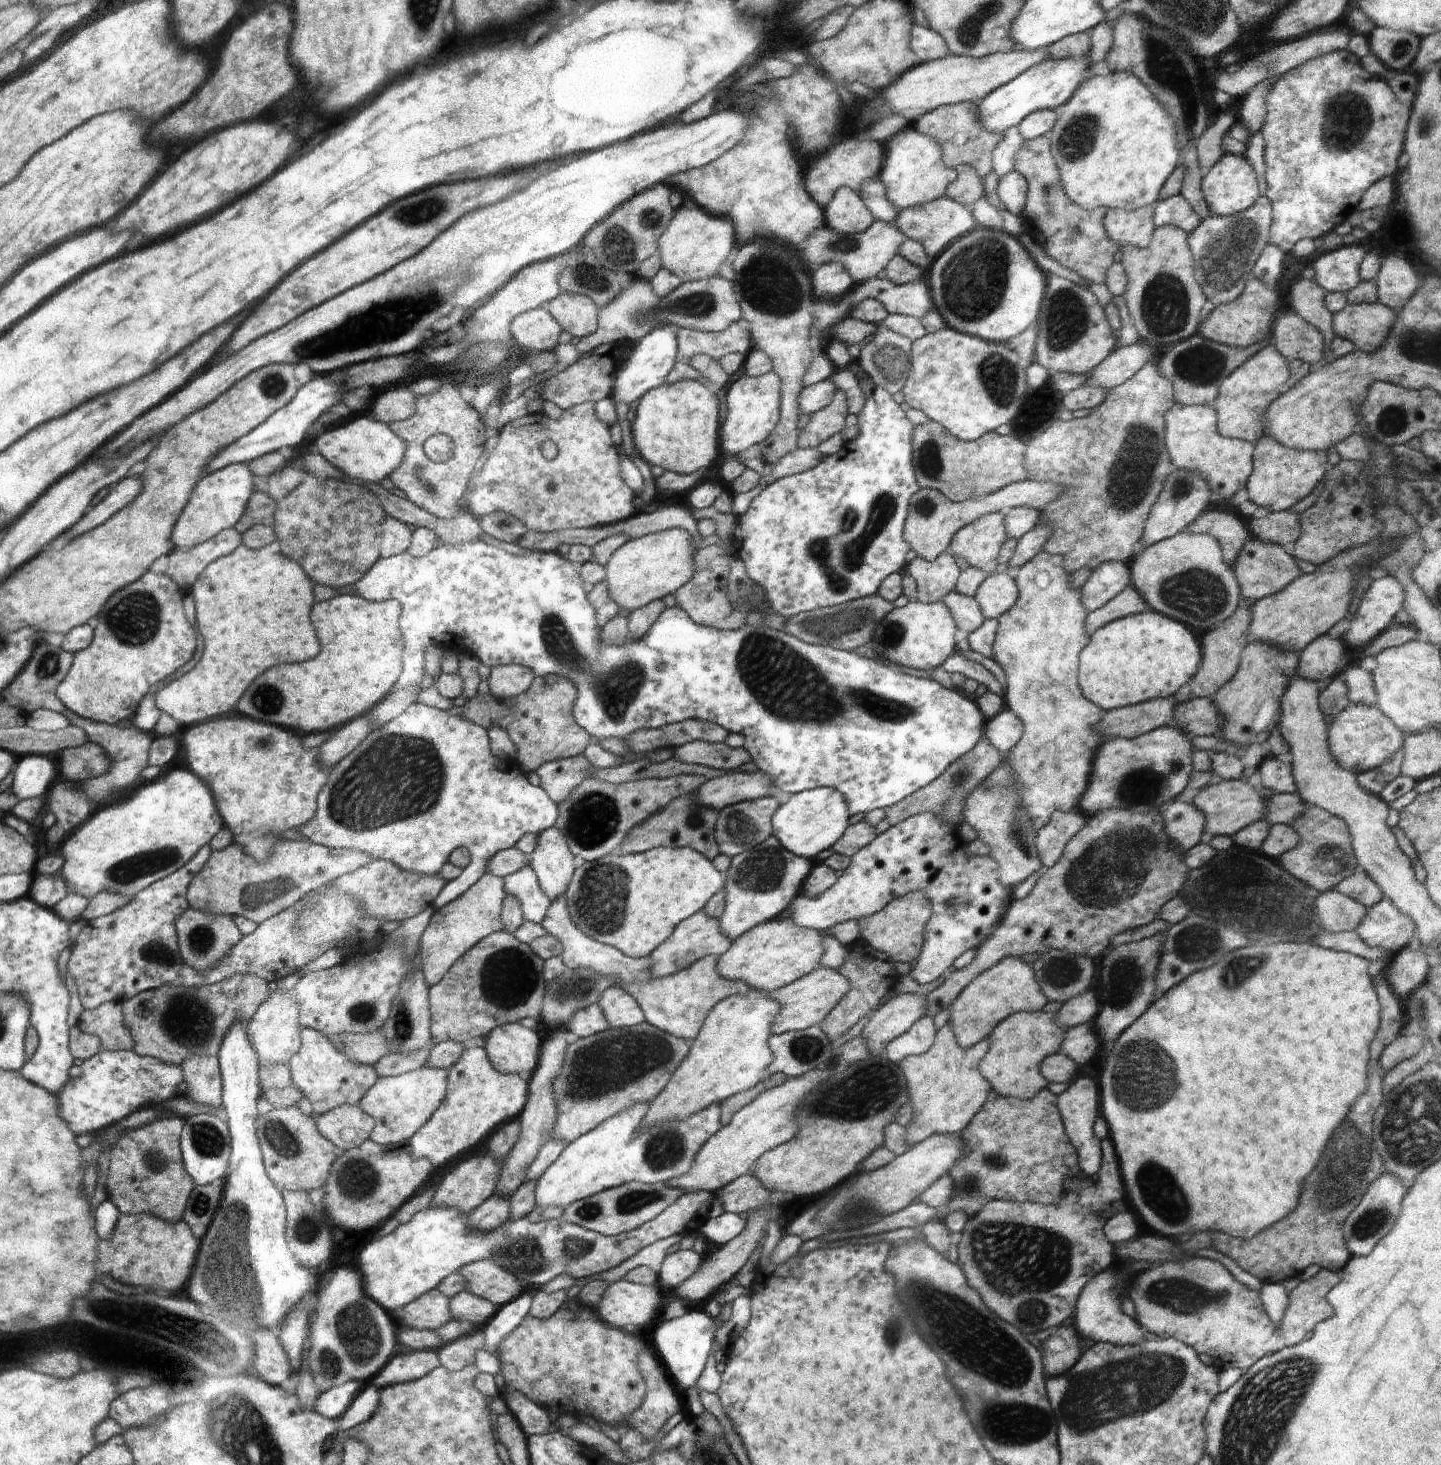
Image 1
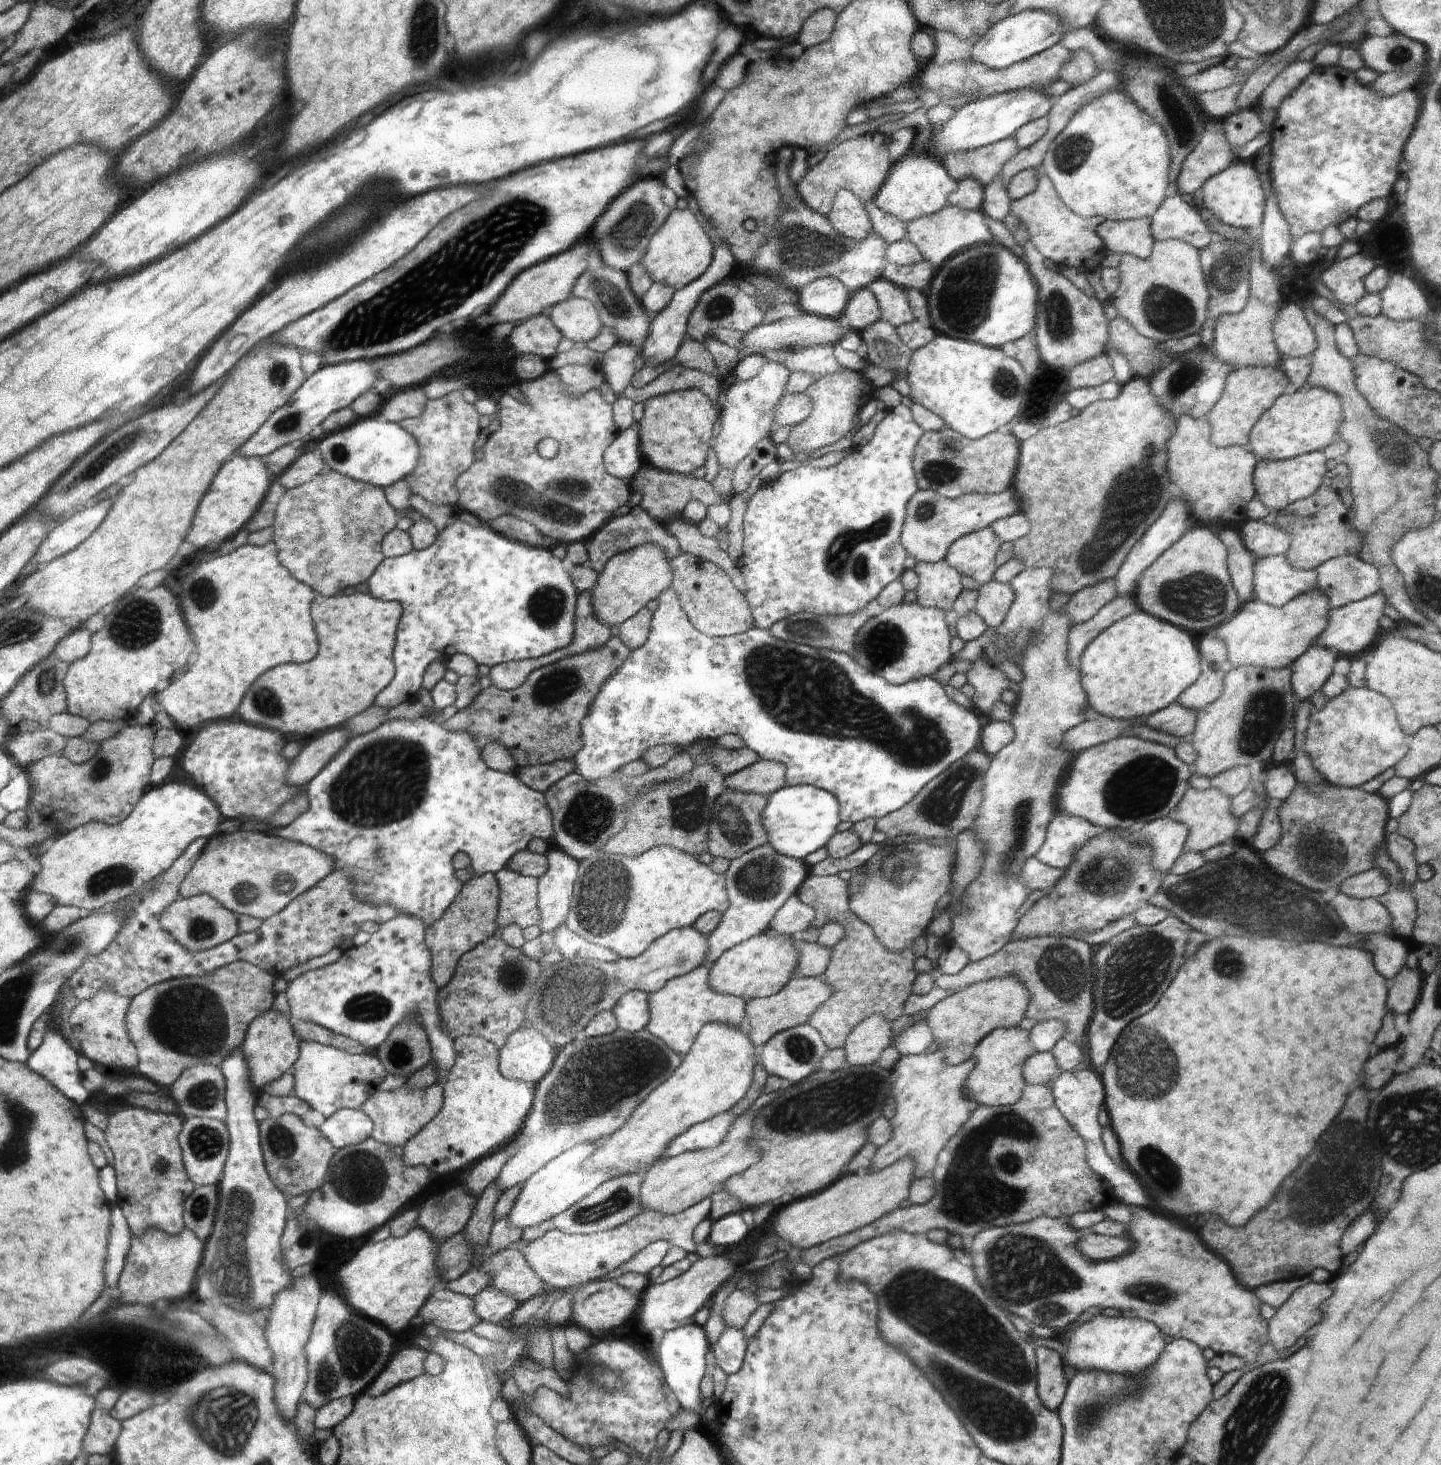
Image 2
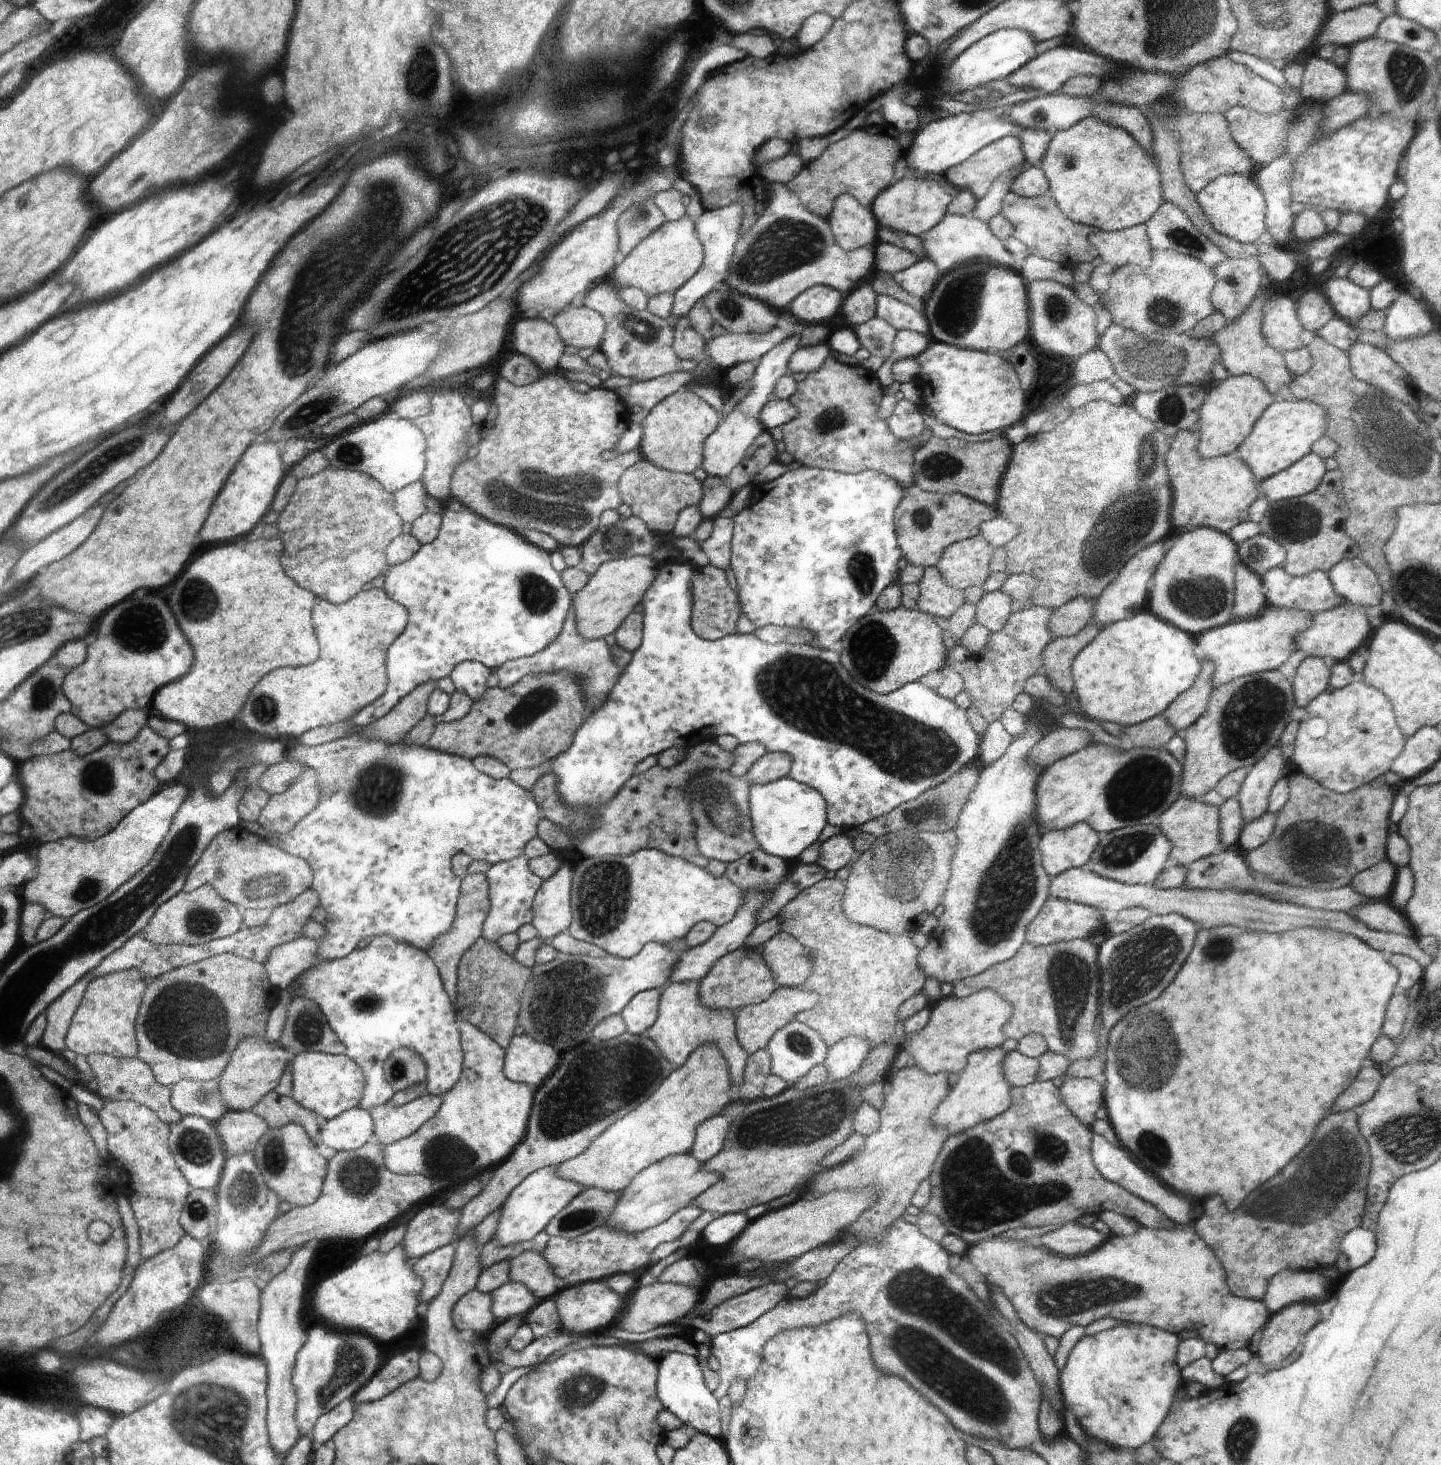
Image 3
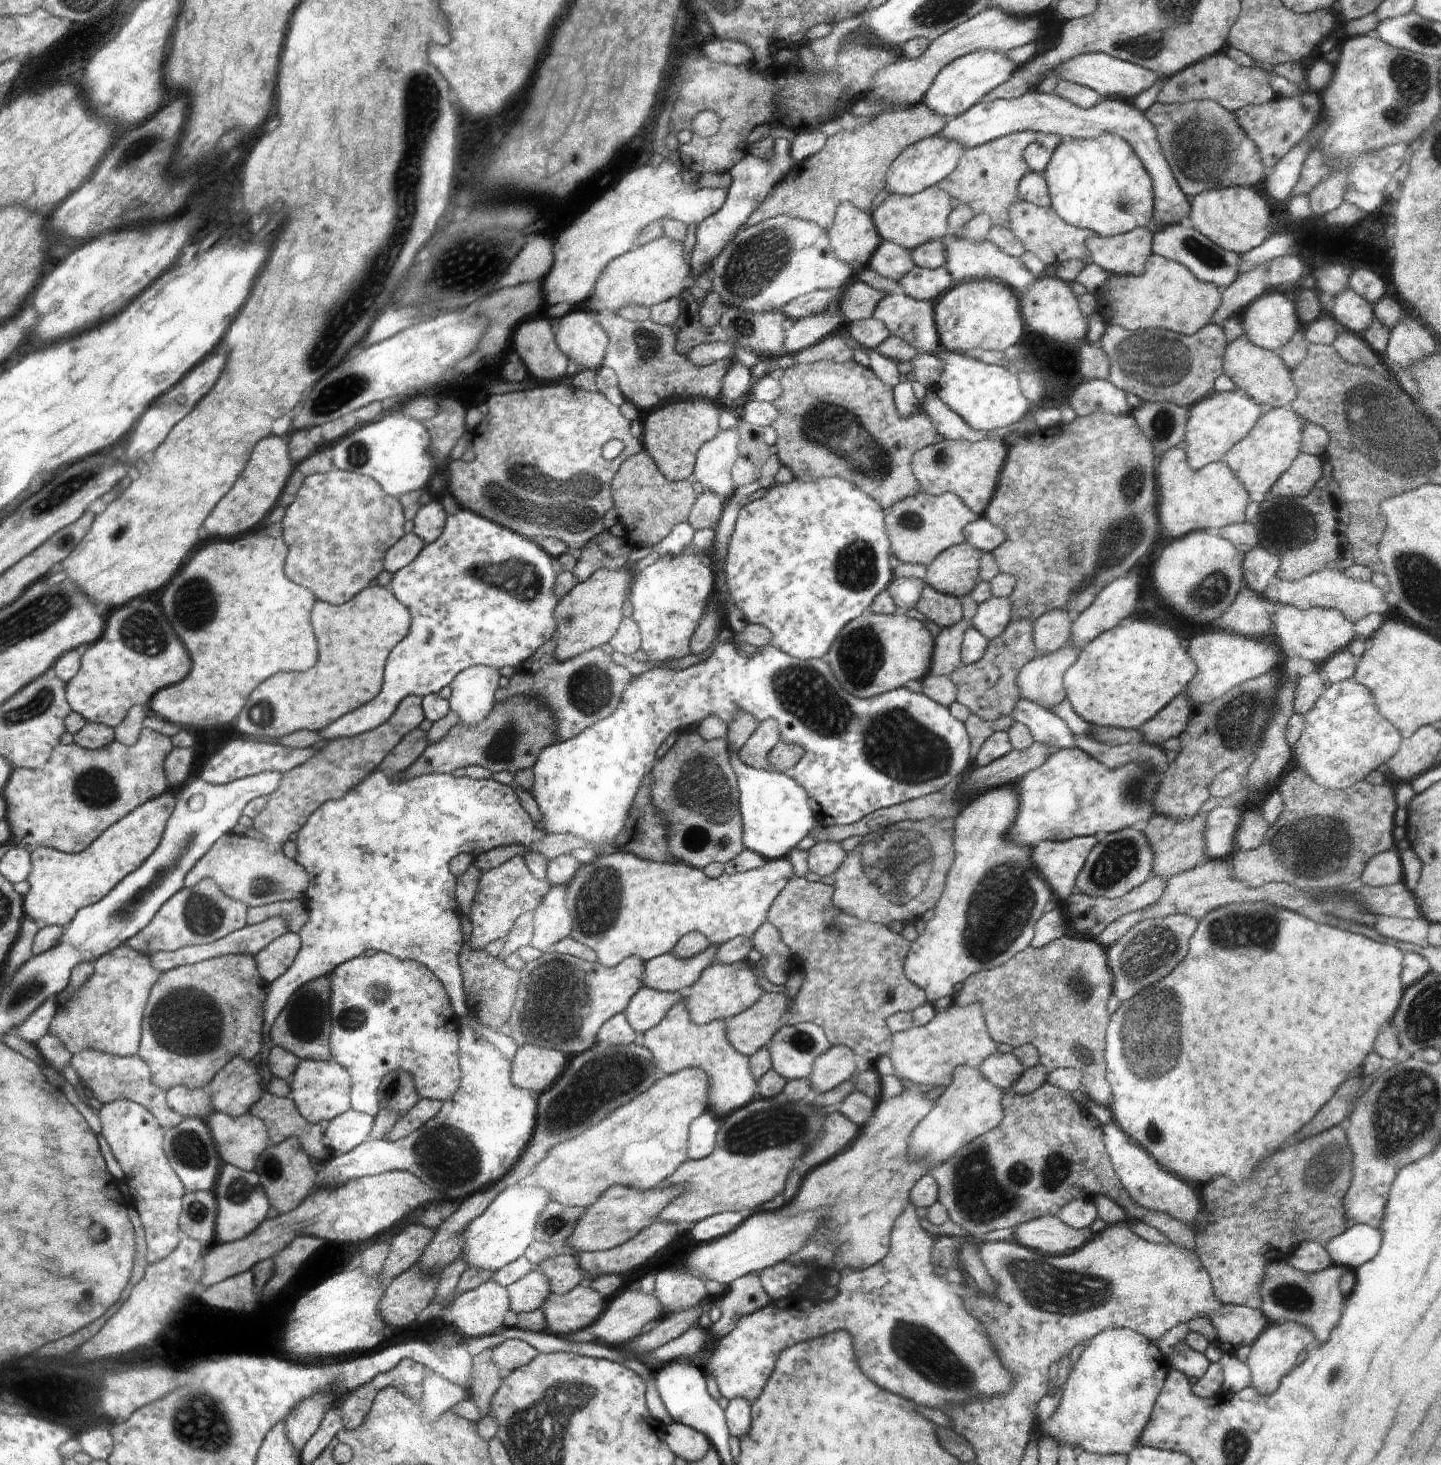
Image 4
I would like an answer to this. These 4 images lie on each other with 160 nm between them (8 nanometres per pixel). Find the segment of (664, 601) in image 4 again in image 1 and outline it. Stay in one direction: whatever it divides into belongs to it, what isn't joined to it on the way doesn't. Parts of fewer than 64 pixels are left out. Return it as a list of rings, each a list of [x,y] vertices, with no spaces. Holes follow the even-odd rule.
[[[481,540],[456,546],[441,544],[423,557],[409,556],[407,551],[389,557],[380,557],[372,564],[372,568],[369,568],[355,583],[352,583],[352,588],[359,597],[367,601],[396,599],[402,606],[400,628],[402,628],[402,636],[408,636],[408,640],[406,640],[408,648],[403,652],[403,669],[398,680],[394,683],[392,692],[419,686],[425,672],[425,652],[431,646],[437,646],[443,651],[454,650],[459,657],[474,654],[489,667],[509,664],[524,665],[535,673],[536,677],[547,674],[560,675],[568,677],[575,684],[579,694],[574,704],[574,719],[579,723],[580,728],[589,732],[595,742],[612,737],[624,741],[634,731],[643,728],[663,727],[686,719],[713,722],[719,724],[729,733],[738,733],[744,736],[743,747],[751,753],[751,758],[758,764],[759,770],[769,776],[772,785],[776,785],[779,789],[792,795],[816,787],[840,788],[840,792],[848,800],[849,813],[852,814],[858,814],[858,812],[866,814],[876,808],[887,809],[898,803],[899,800],[906,799],[913,792],[926,787],[927,784],[938,779],[956,759],[960,759],[967,752],[970,752],[982,738],[982,732],[984,732],[984,716],[982,716],[983,711],[978,710],[979,706],[974,708],[972,700],[958,694],[956,690],[944,688],[939,681],[907,675],[893,670],[880,661],[858,655],[854,651],[804,642],[786,631],[774,630],[770,627],[755,628],[744,624],[734,630],[712,628],[696,623],[688,616],[687,612],[684,612],[684,609],[675,606],[666,607],[643,637],[628,640],[621,645],[601,643],[596,608],[587,596],[588,591],[583,584],[583,577],[578,574],[578,570],[574,570],[574,566],[570,564],[569,560],[562,558],[562,555],[558,556],[555,550],[552,552],[531,551],[522,556],[510,554],[500,547]]]

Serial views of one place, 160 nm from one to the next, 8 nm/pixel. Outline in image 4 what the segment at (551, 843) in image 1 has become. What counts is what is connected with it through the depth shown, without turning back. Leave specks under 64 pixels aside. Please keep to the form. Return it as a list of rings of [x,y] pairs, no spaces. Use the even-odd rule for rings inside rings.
[[[551,886],[534,913],[530,946],[541,954],[549,953],[560,940],[571,937],[571,925],[566,888]]]

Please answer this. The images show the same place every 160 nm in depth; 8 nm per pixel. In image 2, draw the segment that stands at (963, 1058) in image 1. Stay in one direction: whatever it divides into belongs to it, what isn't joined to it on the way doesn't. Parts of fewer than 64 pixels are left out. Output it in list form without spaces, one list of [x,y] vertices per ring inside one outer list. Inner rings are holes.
[[[940,1048],[934,1052],[901,1056],[894,1067],[892,1081],[892,1096],[896,1101],[896,1114],[890,1120],[893,1135],[886,1145],[877,1147],[869,1172],[886,1168],[904,1157],[914,1157],[917,1162],[915,1180],[932,1173],[939,1152],[972,1116],[972,1100],[964,1094],[964,1086],[974,1066],[977,1066],[975,1058],[958,1066],[948,1066],[945,1052]]]

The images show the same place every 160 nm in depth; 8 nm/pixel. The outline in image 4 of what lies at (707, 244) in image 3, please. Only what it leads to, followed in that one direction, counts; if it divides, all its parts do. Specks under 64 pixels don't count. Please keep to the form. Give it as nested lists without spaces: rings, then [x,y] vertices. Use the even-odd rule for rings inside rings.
[[[778,140],[774,144],[774,152],[778,156],[774,158],[772,164],[768,164],[764,160],[758,160],[758,158],[754,158],[750,154],[744,160],[740,160],[740,164],[730,171],[732,184],[727,192],[727,199],[724,201],[723,206],[714,215],[707,216],[702,223],[697,224],[695,232],[696,242],[690,256],[691,274],[695,277],[693,281],[695,287],[698,286],[698,280],[702,280],[705,275],[708,278],[709,273],[712,274],[711,266],[715,258],[736,234],[747,226],[747,220],[750,215],[760,204],[763,204],[768,194],[770,194],[772,186],[776,186],[774,184],[776,178],[790,166],[790,156],[788,156],[790,154],[790,142]]]

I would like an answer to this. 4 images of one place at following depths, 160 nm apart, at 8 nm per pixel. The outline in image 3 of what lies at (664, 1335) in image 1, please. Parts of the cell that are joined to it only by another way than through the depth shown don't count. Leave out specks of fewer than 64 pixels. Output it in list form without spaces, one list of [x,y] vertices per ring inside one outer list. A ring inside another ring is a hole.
[[[670,1351],[660,1357],[659,1364],[659,1399],[674,1416],[678,1416],[686,1425],[692,1425],[696,1430],[720,1438],[720,1408],[717,1398],[710,1394],[702,1380],[702,1372],[698,1360],[693,1355],[679,1351]]]

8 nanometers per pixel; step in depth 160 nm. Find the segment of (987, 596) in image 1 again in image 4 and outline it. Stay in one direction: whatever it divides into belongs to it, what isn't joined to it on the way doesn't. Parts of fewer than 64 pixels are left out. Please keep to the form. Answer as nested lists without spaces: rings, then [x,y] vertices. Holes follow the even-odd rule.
[[[991,597],[978,605],[971,626],[986,640],[997,638],[1011,623],[1012,608],[1005,597]]]

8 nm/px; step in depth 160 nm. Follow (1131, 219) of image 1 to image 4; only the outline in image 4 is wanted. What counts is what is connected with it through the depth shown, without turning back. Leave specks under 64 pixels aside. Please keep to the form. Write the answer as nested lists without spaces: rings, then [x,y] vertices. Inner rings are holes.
[[[1136,227],[1134,230],[1111,237],[1092,236],[1087,240],[1092,244],[1092,260],[1108,274],[1112,275],[1141,275],[1146,270],[1147,263],[1154,253],[1154,234],[1150,227]]]

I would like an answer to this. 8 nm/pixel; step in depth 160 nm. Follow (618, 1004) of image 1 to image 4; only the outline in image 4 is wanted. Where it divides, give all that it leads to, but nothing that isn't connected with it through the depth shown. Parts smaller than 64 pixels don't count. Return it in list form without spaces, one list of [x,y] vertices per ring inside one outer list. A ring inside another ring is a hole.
[[[641,987],[640,991],[635,996],[632,996],[624,1014],[628,1018],[628,1023],[632,1026],[634,1032],[639,1035],[651,1031],[653,1027],[656,1027],[656,1024],[659,1024],[665,1019],[668,1012],[670,1012],[676,1004],[680,1004],[680,1000],[683,999],[684,995],[684,991],[664,992]]]

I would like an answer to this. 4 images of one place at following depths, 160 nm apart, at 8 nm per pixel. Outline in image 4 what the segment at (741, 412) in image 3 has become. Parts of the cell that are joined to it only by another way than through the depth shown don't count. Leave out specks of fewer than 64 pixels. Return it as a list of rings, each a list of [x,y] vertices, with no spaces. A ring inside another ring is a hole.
[[[838,308],[794,320],[794,324],[788,328],[788,340],[784,340],[784,350],[788,355],[793,355],[798,350],[810,348],[828,335],[835,334],[843,321],[842,310]],[[724,429],[714,439],[707,440],[699,448],[698,461],[695,463],[691,480],[698,481],[704,489],[729,499],[736,486],[732,470],[738,460],[740,444],[739,429]]]

